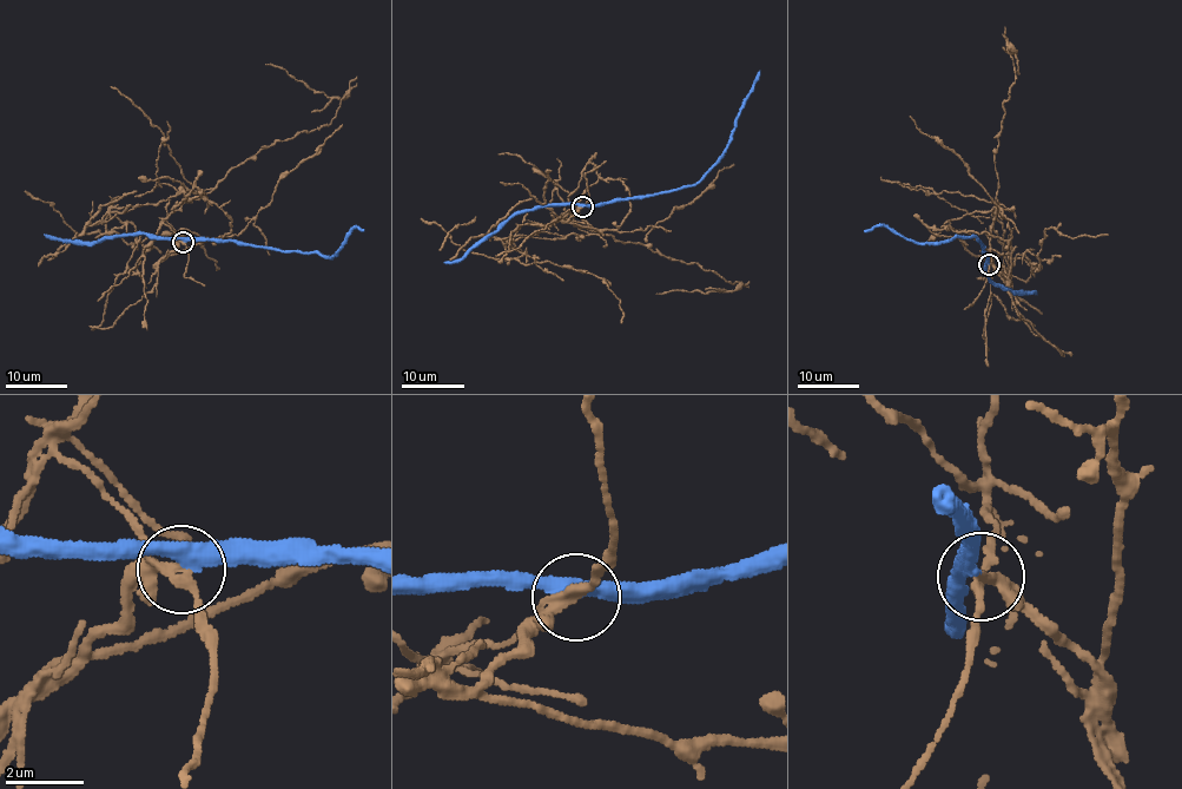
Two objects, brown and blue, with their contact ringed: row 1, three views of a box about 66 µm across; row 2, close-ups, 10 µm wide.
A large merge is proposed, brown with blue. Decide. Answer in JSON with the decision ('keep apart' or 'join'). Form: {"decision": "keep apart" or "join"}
{"decision": "keep apart"}

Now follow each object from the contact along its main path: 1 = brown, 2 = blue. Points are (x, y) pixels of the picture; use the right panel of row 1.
1: (989, 263), (996, 206), (1003, 247), (1015, 258), (1027, 250), (1042, 261), (1050, 227), (1074, 238), (1108, 234)
2: (989, 263), (984, 244), (977, 236), (959, 236), (941, 244), (910, 241), (878, 225), (864, 232)

